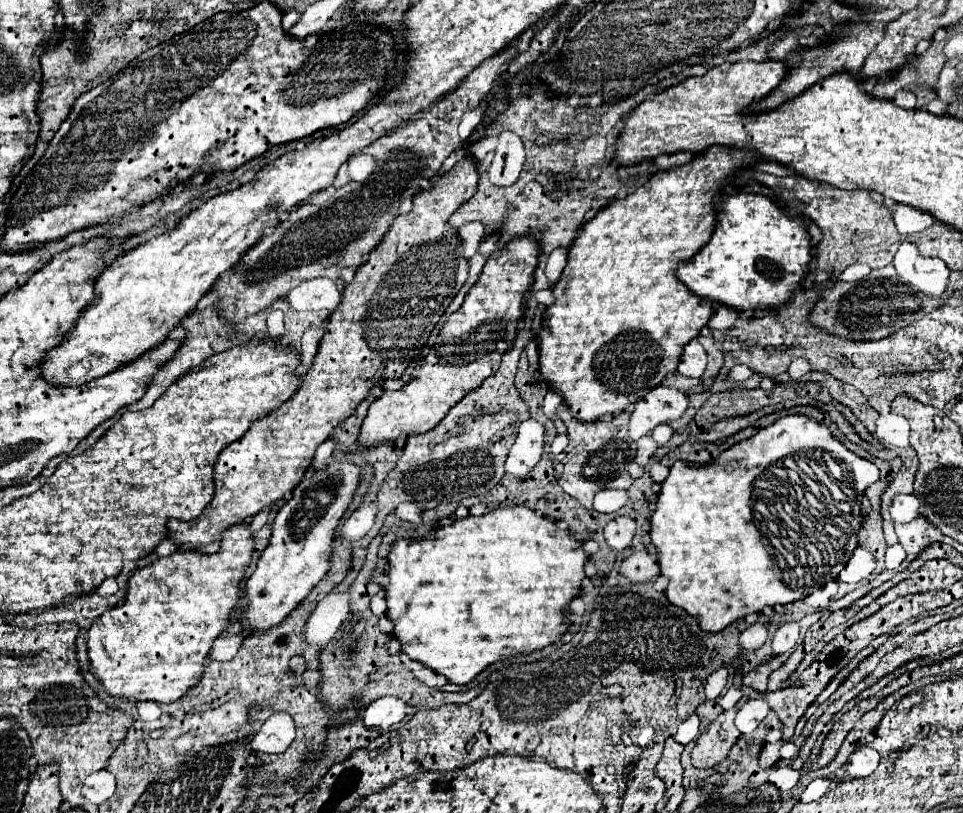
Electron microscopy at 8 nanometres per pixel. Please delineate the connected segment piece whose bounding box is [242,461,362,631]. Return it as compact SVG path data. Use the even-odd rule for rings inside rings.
M332 461L310 477L304 477L294 489L292 499L278 511L272 527L270 545L262 553L256 571L246 583L248 605L242 613L242 625L250 631L266 631L282 623L298 603L328 573L332 559L332 541L338 523L352 503L362 469L352 461Z

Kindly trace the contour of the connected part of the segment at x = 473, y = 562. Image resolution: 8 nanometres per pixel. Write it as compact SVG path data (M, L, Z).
M524 505L506 507L506 509L494 509L482 517L466 517L458 519L454 525L446 525L442 529L436 529L436 535L430 535L426 539L398 539L388 555L388 587L386 587L386 601L388 601L388 619L394 621L394 637L402 643L402 651L410 655L414 661L420 661L422 665L434 669L436 673L444 675L450 683L456 685L468 685L476 679L488 665L496 661L510 659L514 655L532 653L538 649L544 649L552 643L558 643L560 637L570 627L570 601L580 595L582 579L586 577L584 565L588 563L588 555L582 549L582 541L574 539L568 531L562 531L550 521L548 517L536 515L532 509Z

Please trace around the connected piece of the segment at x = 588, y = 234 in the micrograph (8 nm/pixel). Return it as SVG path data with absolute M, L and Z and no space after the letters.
M708 147L706 151L698 153L690 163L680 165L680 167L670 167L670 171L656 171L654 175L648 177L648 181L644 185L640 185L634 193L628 193L624 199L614 199L608 207L604 207L594 219L590 219L584 225L582 235L574 241L574 245L568 249L568 263L560 275L560 279L556 281L556 285L552 287L554 297L566 297L566 303L558 301L552 307L546 309L544 319L546 319L546 327L542 329L540 337L538 337L538 347L540 347L540 377L544 383L548 383L552 389L560 391L564 401L570 407L570 413L580 419L580 421L598 421L600 415L604 413L620 413L626 409L626 405L640 401L650 389L658 387L664 377L668 373L674 373L678 363L680 363L680 355L686 343L690 343L694 337L700 335L700 329L708 325L710 317L712 317L712 303L708 299L698 297L696 293L692 293L690 289L686 289L686 285L682 285L682 281L678 281L676 277L676 267L682 261L692 259L708 241L710 235L714 233L716 227L716 205L714 201L720 197L722 187L732 179L732 175L736 175L738 171L752 167L756 163L760 163L762 159L748 149L730 149L730 147Z

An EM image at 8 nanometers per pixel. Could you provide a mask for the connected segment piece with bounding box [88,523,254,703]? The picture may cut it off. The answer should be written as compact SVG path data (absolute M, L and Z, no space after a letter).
M248 523L232 525L224 531L220 551L206 555L200 551L176 551L168 557L156 559L152 565L134 571L128 581L126 601L98 617L88 631L88 655L92 673L102 681L106 691L114 697L128 697L136 701L174 703L188 695L204 673L204 659L212 643L230 627L230 617L240 601L240 581L246 565L252 561L254 535Z

